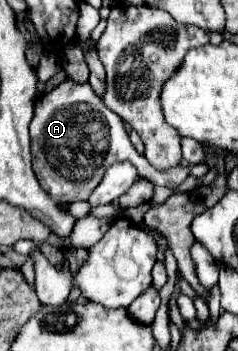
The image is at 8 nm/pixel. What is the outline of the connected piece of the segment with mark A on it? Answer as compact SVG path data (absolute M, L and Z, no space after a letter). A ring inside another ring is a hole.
M66 78L62 84L58 84L52 92L46 96L40 96L34 102L34 118L30 122L30 138L32 138L32 164L34 174L38 176L38 182L42 188L50 194L52 200L62 202L74 202L74 200L88 200L92 190L100 184L104 172L114 164L122 160L130 160L143 177L152 180L157 186L175 189L181 185L189 175L189 171L195 165L205 160L200 144L192 138L181 138L182 156L189 162L188 167L173 167L167 171L158 171L144 156L140 156L126 130L122 118L118 118L110 108L104 106L102 98L96 96L96 92L90 88L88 82L76 82L72 78ZM82 140L88 140L92 146L90 154L84 154L84 150L78 150Z

